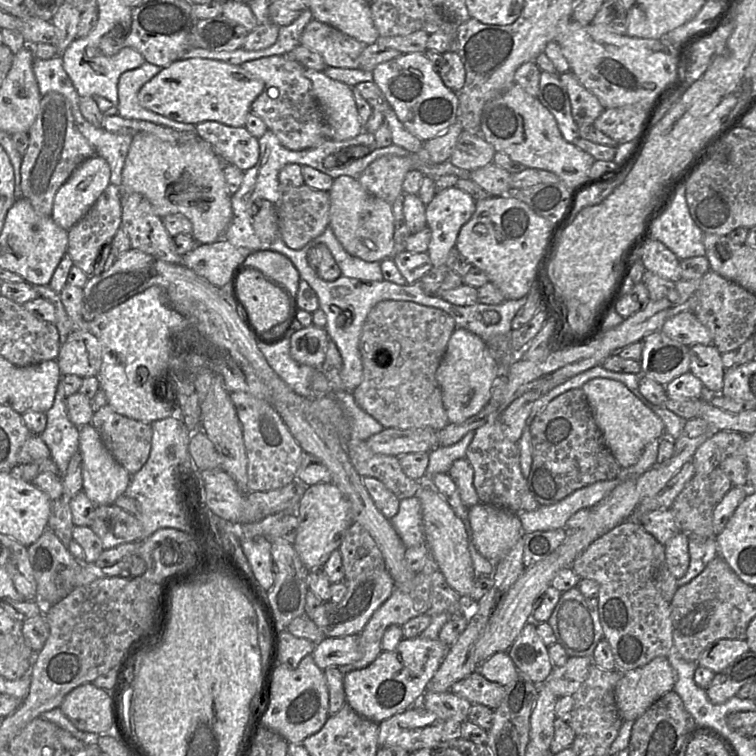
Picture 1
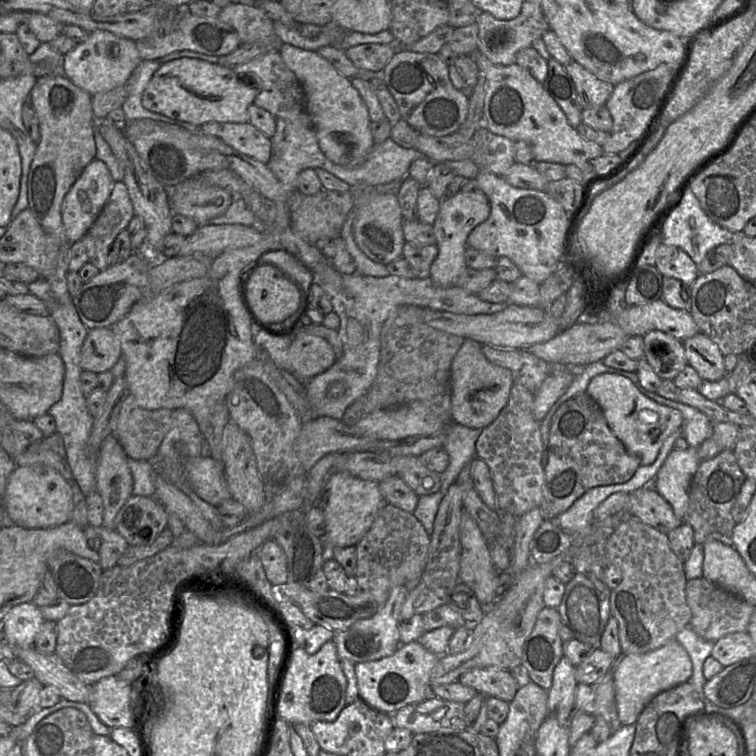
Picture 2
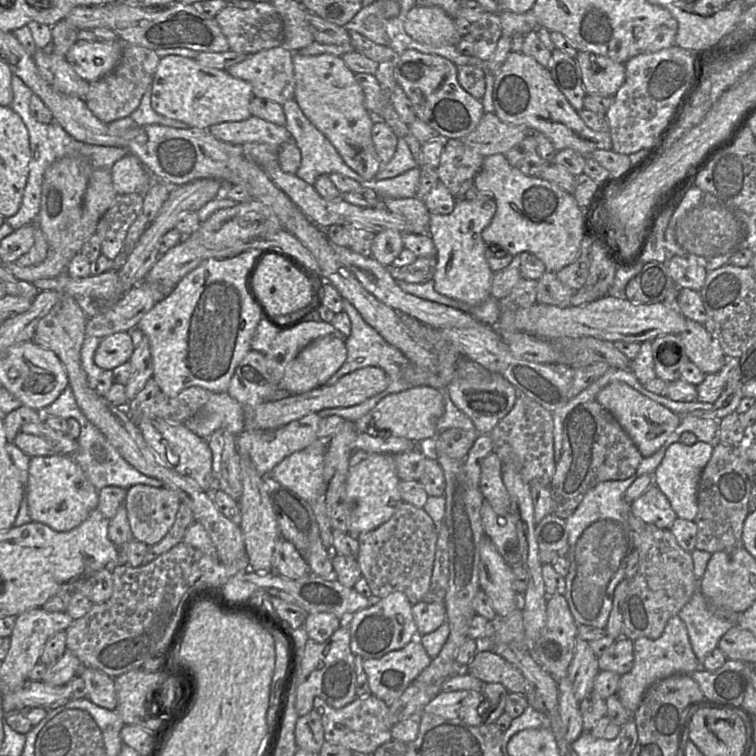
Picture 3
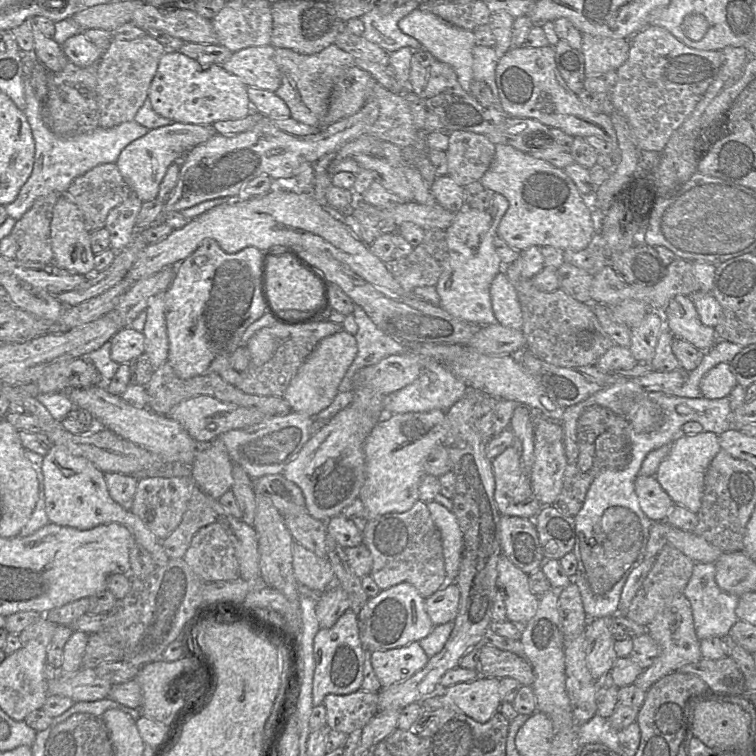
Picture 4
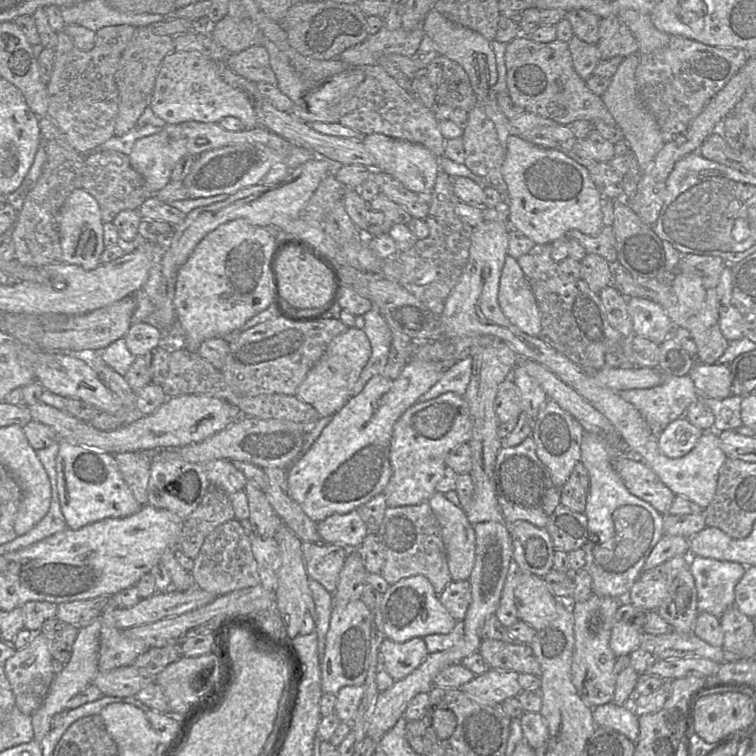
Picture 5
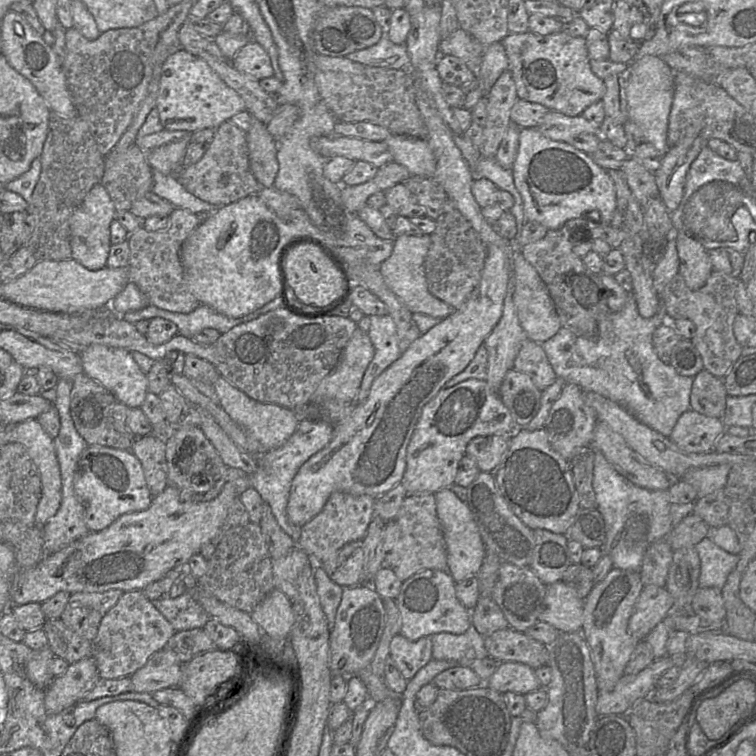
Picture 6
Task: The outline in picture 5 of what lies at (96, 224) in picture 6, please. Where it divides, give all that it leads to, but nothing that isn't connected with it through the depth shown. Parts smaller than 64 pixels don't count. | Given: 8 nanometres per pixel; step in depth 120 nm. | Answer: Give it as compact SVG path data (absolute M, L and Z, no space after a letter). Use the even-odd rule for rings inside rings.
M83 188L74 190L58 214L62 262L78 265L85 270L97 268L100 265L100 256L105 249L103 227L104 222L97 200Z

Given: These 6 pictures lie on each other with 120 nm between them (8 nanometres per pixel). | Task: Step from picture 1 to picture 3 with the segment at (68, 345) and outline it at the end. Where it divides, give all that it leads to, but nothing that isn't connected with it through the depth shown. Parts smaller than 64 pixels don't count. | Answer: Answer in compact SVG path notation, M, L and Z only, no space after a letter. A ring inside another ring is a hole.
M129 331L117 332L100 339L94 362L104 370L113 370L128 362L134 350Z

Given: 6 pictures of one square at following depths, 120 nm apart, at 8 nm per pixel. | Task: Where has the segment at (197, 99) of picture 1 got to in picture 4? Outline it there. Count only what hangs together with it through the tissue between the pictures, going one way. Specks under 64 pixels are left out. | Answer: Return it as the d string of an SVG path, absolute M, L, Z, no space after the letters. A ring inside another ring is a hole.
M167 51L161 56L148 97L156 113L174 122L212 125L217 121L242 119L252 112L248 86L239 77L227 72L222 65L203 65L180 51Z

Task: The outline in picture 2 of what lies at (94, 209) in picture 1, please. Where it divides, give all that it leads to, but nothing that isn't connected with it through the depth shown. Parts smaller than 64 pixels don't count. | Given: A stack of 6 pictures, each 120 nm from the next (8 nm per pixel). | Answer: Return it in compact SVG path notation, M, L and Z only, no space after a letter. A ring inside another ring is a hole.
M124 181L115 182L112 193L97 219L81 238L89 262L99 271L109 265L109 254L115 238L134 217L134 208Z

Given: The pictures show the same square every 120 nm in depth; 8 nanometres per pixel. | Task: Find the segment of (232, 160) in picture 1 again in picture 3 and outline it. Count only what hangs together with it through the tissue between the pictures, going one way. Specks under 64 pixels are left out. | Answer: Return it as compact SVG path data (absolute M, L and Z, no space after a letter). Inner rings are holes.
M253 115L246 120L213 124L208 131L215 138L236 146L248 142L281 145L291 140L284 125L277 125Z

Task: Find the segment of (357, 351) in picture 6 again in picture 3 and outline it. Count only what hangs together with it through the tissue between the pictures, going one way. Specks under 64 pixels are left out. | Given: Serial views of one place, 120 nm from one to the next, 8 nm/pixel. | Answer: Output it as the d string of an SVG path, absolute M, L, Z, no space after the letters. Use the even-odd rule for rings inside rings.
M332 335L319 337L288 363L279 388L291 395L298 395L326 385L346 357L347 349L343 338Z

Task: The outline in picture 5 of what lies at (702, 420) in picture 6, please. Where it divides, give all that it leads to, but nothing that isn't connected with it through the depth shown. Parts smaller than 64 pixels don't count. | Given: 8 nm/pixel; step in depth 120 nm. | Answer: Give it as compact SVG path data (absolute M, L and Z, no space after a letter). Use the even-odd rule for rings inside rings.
M686 416L675 419L658 435L661 452L669 458L681 458L696 445L704 431L692 425Z

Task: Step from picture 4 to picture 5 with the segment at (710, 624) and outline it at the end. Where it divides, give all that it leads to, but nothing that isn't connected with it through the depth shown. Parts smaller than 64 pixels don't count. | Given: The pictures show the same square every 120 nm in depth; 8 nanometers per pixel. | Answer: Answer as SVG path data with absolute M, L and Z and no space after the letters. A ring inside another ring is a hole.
M691 554L688 557L697 590L698 613L707 612L720 618L734 605L735 587L743 577L746 566Z

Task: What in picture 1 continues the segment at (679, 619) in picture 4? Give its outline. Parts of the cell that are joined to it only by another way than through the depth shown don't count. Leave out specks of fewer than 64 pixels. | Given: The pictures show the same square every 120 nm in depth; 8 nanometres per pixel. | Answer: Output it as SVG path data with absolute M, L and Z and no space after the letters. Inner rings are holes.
M666 656L620 675L615 702L623 721L634 721L663 694L671 691L677 674Z

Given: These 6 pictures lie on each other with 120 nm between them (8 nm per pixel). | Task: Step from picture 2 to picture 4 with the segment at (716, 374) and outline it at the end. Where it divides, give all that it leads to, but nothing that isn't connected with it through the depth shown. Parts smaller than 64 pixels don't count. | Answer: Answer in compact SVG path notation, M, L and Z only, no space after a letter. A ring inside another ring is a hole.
M675 296L661 311L665 327L675 338L691 343L702 352L706 352L719 340L713 328L700 321L694 302L690 296Z

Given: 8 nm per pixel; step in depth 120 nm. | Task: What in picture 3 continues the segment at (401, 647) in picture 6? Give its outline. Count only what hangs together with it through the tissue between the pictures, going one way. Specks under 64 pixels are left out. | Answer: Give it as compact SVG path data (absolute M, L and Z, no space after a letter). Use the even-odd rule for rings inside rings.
M419 639L390 651L380 658L362 662L371 694L386 704L397 700L432 659Z

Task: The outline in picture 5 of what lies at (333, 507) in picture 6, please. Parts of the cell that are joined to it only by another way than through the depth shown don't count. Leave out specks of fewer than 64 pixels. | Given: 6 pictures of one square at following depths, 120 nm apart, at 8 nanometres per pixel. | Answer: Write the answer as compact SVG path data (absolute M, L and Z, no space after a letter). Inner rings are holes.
M356 509L345 514L333 514L317 522L317 531L322 543L348 549L358 548L370 533Z

